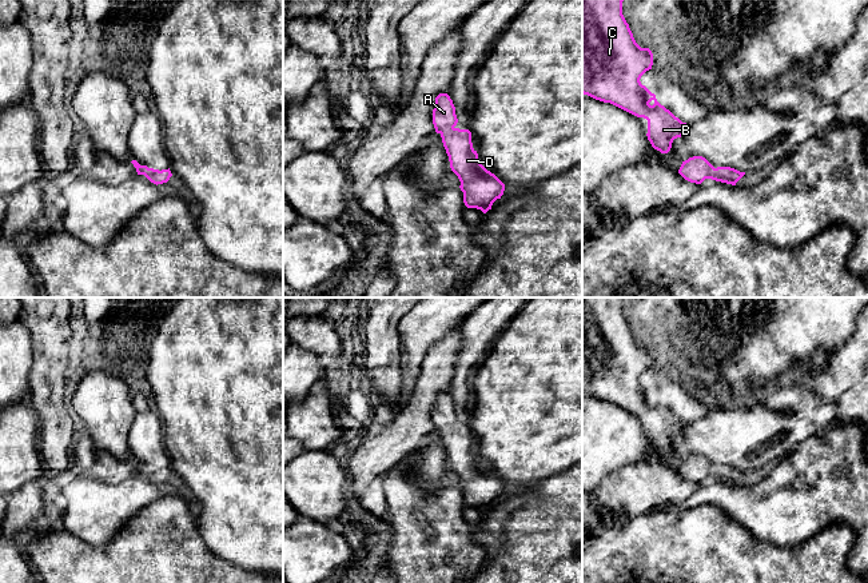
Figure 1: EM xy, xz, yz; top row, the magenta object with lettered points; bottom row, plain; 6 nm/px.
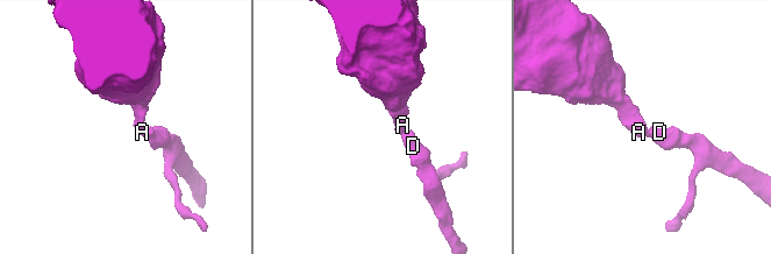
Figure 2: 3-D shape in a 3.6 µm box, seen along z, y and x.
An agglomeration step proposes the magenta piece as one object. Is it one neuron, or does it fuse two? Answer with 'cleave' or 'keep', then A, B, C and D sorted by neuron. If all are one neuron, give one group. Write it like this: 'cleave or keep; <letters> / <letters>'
keep; A B C D

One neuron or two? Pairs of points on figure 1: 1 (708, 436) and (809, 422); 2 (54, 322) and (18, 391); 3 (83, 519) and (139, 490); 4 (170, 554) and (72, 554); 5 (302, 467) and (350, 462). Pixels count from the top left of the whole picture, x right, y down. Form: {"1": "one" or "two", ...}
{"1": "one", "2": "two", "3": "one", "4": "one", "5": "two"}

